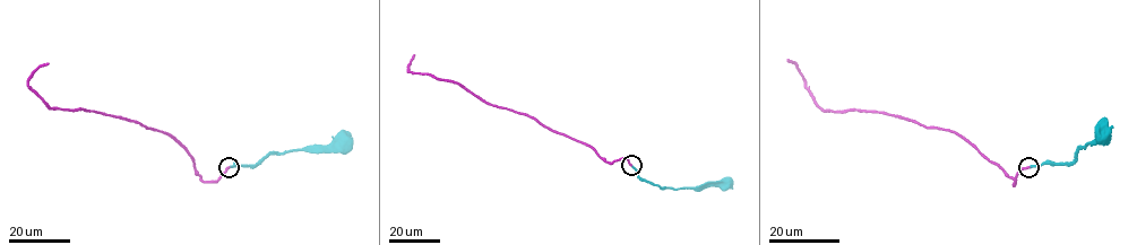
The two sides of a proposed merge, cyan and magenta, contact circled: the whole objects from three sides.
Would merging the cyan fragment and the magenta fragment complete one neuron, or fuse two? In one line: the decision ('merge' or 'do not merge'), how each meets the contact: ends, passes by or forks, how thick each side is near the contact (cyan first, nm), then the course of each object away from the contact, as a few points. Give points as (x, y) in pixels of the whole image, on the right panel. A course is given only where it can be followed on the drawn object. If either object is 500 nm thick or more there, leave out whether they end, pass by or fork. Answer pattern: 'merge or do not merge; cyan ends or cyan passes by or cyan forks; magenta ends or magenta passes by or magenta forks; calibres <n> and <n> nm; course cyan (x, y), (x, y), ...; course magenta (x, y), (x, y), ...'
merge; cyan ends; magenta ends; calibres 340 and 360 nm; course cyan (1030, 167), (1076, 159), (1079, 149), (1093, 143), (1102, 133); course magenta (1030, 167), (1019, 171), (1014, 184), (999, 166), (947, 130), (877, 111), (825, 111), (786, 59)

